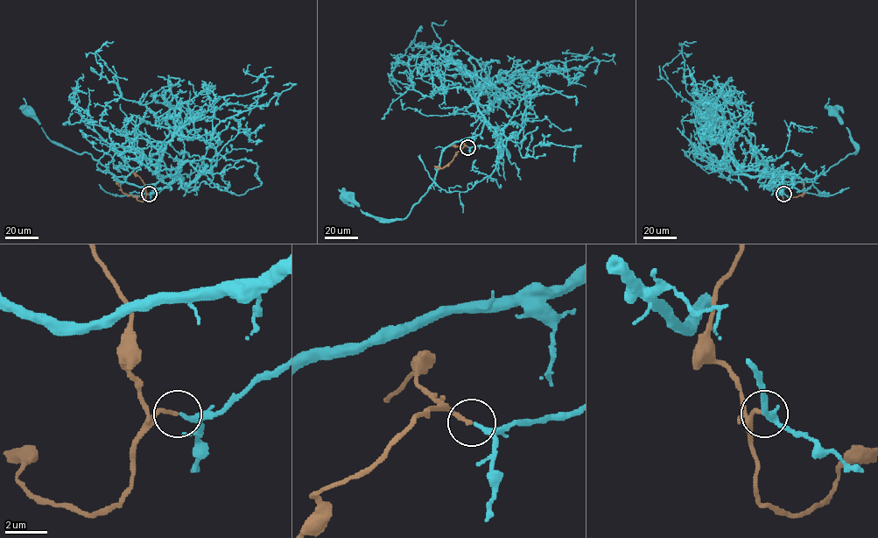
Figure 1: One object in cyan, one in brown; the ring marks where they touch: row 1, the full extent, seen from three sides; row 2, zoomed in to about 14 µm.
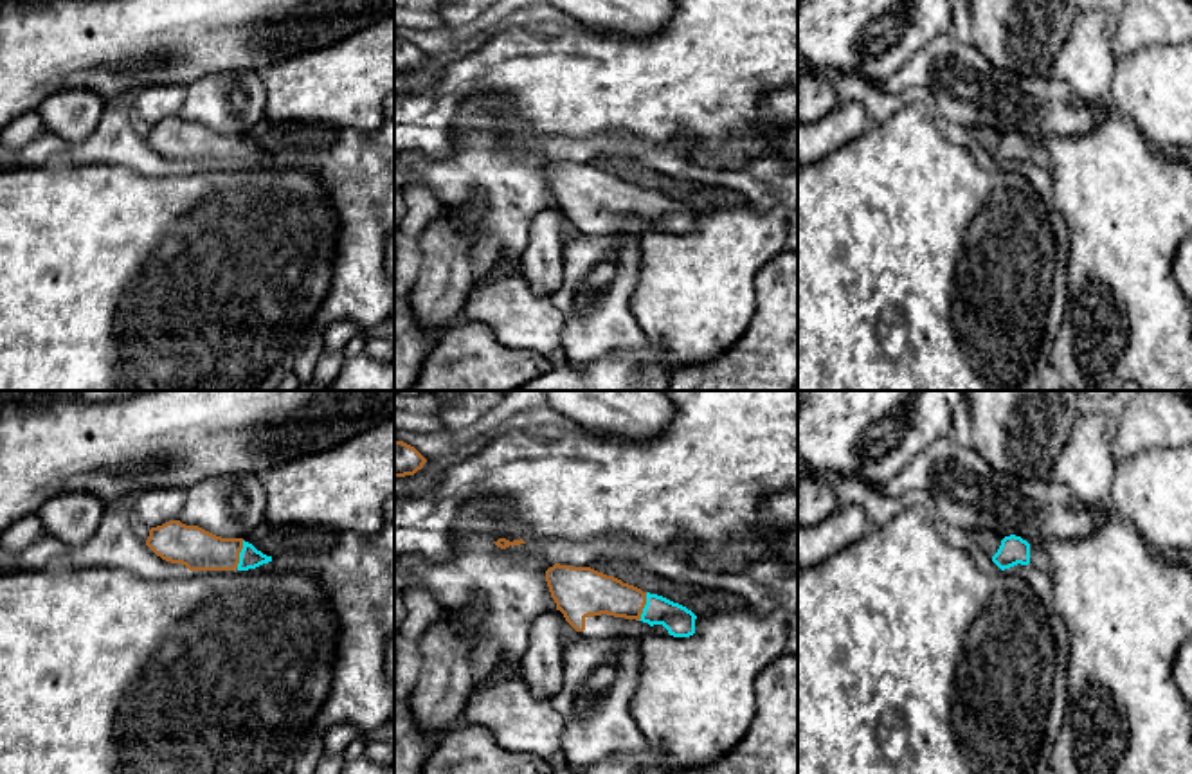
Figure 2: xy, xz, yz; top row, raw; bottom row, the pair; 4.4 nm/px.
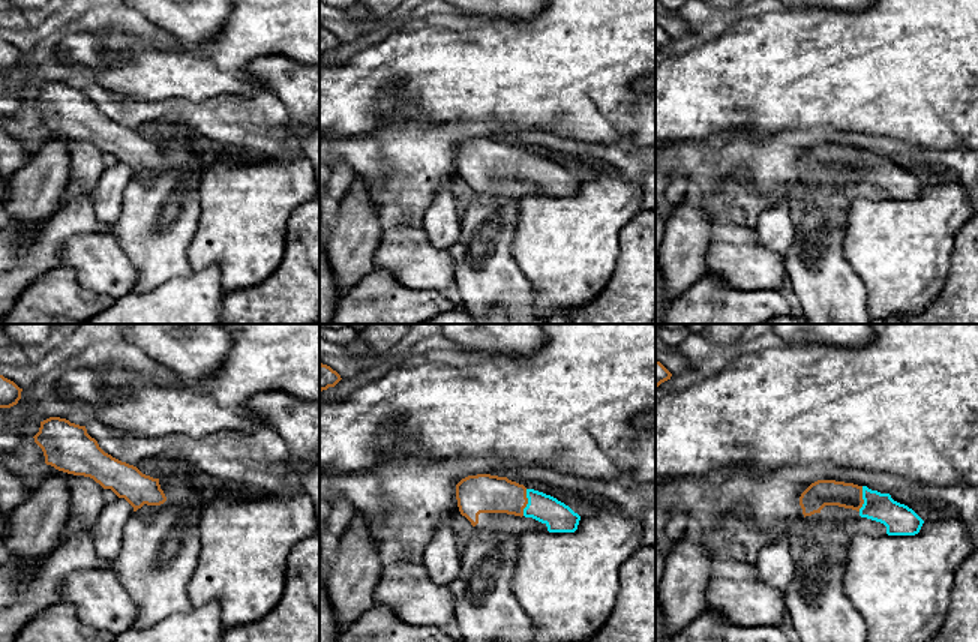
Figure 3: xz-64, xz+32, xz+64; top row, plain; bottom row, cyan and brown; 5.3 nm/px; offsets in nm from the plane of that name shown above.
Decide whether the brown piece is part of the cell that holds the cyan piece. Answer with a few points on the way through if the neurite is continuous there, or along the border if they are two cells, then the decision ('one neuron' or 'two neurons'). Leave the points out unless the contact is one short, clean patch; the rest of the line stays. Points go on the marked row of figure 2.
across xy (249, 558), (240, 555), (209, 553), (191, 546) | one neuron

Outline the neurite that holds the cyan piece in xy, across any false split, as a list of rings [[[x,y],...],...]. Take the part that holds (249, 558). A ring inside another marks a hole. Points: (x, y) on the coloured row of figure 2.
[[[180,520],[151,527],[146,545],[162,560],[189,571],[248,571],[272,562],[243,538],[221,538]]]

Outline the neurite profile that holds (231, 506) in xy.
[[[227,473],[187,490],[178,520],[221,538],[245,538],[265,524],[266,493],[257,475]]]

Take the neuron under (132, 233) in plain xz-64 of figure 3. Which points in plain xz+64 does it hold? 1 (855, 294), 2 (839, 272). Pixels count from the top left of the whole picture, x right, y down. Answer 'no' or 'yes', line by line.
1: yes
2: yes

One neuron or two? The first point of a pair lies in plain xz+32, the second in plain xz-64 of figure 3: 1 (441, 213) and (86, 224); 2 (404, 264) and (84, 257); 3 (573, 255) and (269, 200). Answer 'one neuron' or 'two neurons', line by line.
1: two neurons
2: one neuron
3: one neuron

